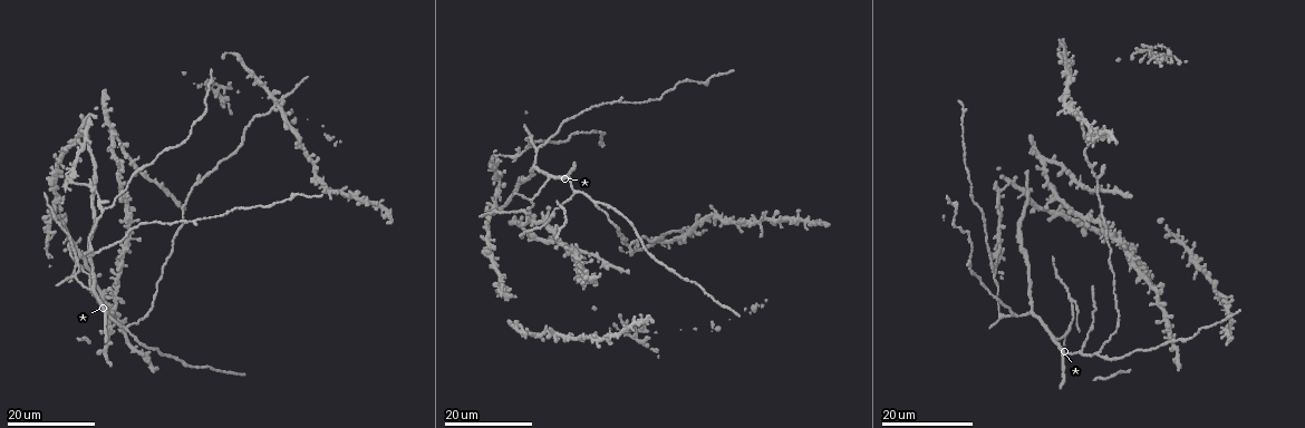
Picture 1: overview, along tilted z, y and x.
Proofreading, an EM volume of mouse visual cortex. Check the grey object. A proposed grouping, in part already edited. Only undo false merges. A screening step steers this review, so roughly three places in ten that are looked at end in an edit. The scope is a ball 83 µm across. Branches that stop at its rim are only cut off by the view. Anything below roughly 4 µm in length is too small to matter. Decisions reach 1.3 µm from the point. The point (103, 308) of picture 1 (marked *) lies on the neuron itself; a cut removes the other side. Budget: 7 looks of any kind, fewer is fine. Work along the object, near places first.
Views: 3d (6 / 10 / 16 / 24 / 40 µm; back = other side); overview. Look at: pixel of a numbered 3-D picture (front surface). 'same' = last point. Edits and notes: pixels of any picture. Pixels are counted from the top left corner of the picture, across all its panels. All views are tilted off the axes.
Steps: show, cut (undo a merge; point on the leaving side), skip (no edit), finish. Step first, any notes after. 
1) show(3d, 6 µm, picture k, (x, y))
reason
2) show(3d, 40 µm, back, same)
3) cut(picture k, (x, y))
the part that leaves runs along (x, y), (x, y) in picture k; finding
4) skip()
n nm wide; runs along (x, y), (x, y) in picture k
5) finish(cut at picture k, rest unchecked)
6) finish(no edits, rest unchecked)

show(3d, 16 µm, picture 1, (992, 275))

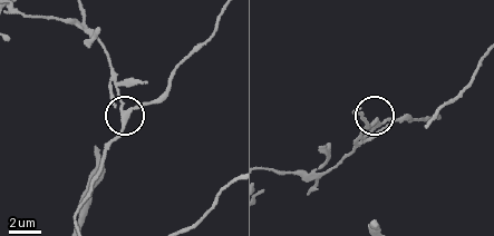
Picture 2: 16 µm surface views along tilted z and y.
show(3d, 10 µm, picture 2, (124, 111))
zoom in

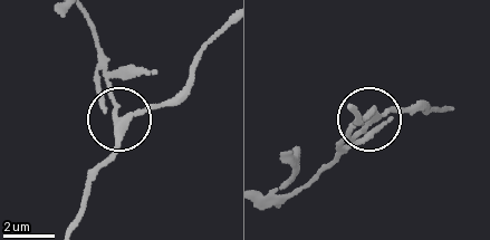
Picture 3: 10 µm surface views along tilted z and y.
cut(picture 3, (111, 82))
250 nm wide; the part that leaves runs along (115, 114), (107, 64), (84, 12) in picture 3; two neurons meet here

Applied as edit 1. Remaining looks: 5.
show(3d, 24 µm, picture 1, (708, 79))
thick turns thin

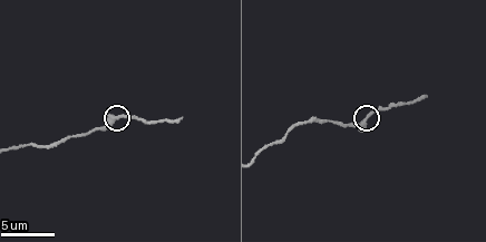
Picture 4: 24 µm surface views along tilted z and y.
show(3d, 6 µm, picture 4, (368, 119))

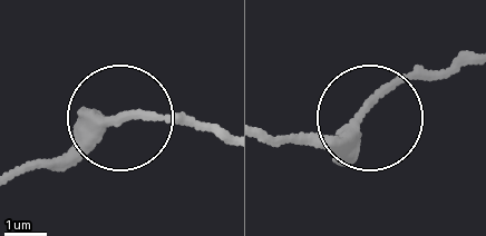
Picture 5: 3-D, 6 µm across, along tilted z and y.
skip()
runs along (18, 176), (126, 111), (216, 128) in picture 5; continuous, no second neuron

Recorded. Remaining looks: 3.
show(3d, 24 µm, picture 1, (1063, 353))
small branch off a trunk

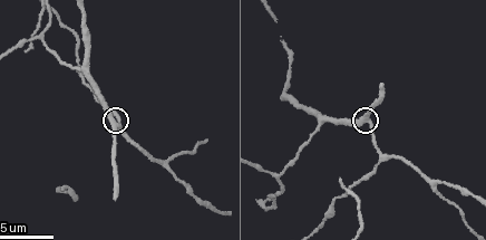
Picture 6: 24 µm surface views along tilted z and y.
show(3d, 6 µm, picture 6, (119, 125))

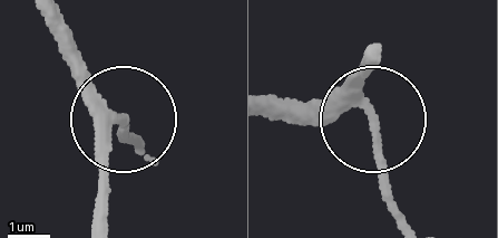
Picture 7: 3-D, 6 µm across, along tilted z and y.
skip()
side arm 8 µm; runs along (324, 118), (370, 112), (360, 87), (380, 56) in picture 7; continuous, no second neuron

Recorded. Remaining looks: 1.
finish(cut at picture 3, rest unchecked)

